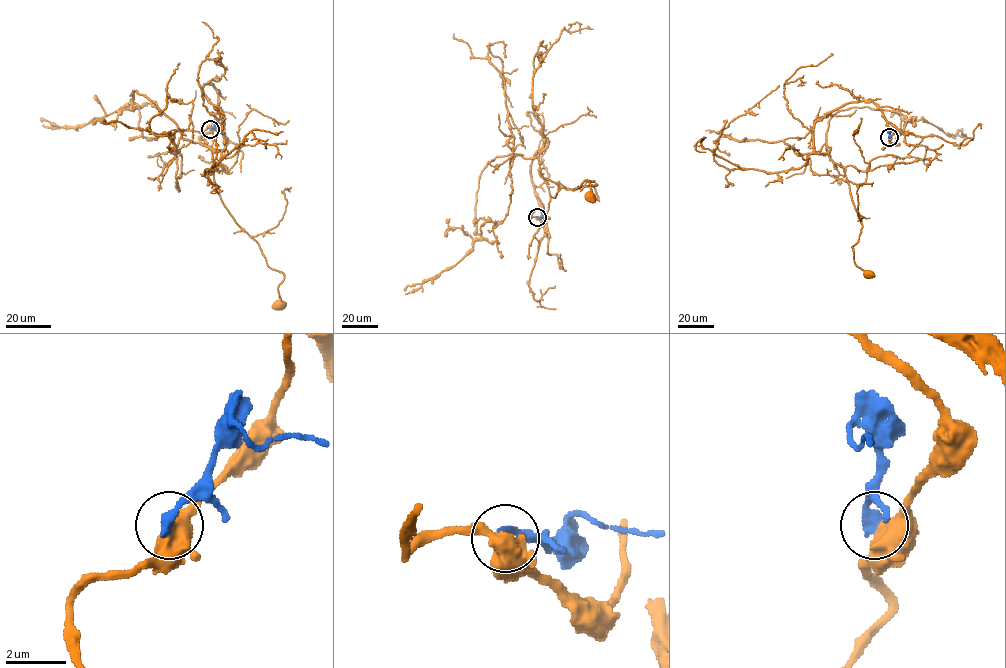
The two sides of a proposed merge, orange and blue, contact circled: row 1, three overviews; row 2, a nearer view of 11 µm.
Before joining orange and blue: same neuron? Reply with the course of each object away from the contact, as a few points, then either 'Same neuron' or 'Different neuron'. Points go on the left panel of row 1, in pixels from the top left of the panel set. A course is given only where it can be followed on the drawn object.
Course of orange: (210, 129), (219, 114), (208, 83), (223, 121), (215, 188), (284, 275), (279, 303). Course of blue: (210, 129), (215, 122), (222, 124). Different neuron

